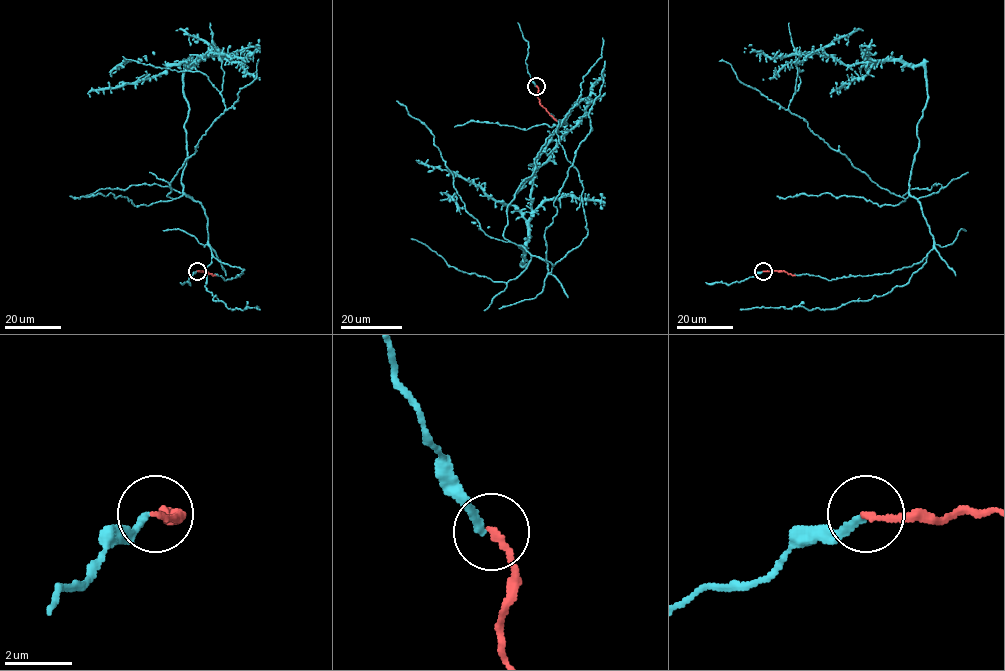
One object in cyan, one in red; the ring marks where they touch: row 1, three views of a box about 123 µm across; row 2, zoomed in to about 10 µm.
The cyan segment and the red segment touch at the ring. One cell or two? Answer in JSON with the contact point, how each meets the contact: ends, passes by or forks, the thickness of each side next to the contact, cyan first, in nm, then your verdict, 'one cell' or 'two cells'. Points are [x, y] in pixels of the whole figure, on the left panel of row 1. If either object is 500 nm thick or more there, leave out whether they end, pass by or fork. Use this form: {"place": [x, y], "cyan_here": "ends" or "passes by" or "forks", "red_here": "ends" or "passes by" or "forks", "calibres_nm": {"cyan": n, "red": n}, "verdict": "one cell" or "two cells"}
{"place": [197, 271], "cyan_here": "ends", "red_here": "ends", "calibres_nm": {"cyan": 200, "red": 170}, "verdict": "one cell"}

